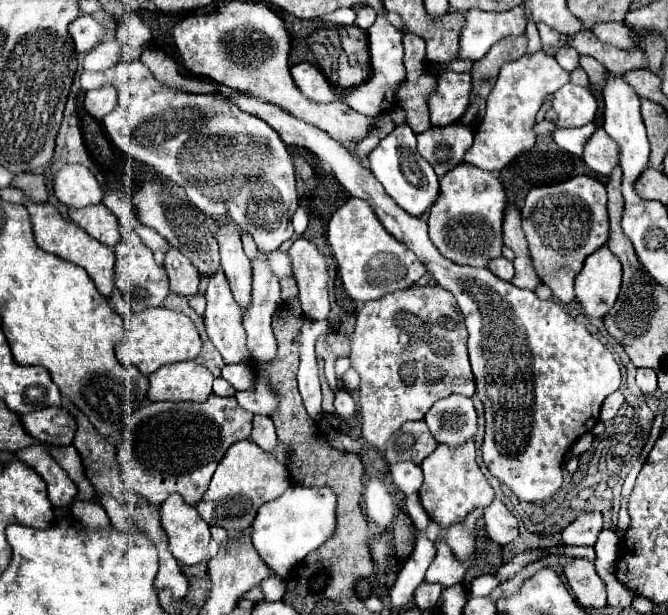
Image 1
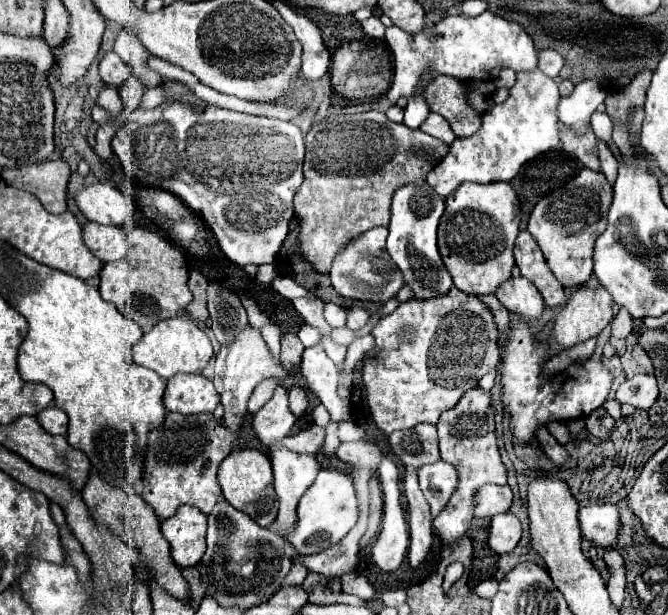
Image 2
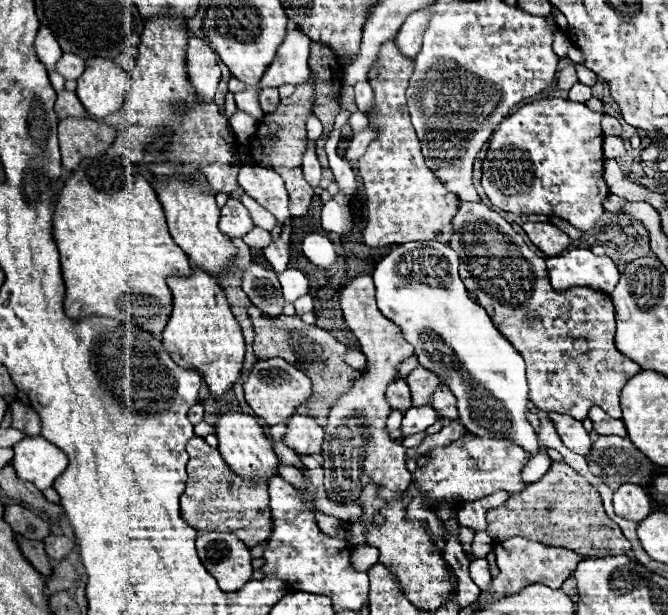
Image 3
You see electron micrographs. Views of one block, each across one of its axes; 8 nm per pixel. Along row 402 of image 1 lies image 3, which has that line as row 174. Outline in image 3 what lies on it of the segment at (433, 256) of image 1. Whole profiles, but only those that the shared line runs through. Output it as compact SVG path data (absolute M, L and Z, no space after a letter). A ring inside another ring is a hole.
M544 98L518 108L506 116L498 130L492 134L490 148L482 160L482 188L490 202L500 210L514 214L548 214L568 220L578 230L590 230L594 222L604 214L602 202L610 190L602 178L604 154L602 154L602 112L592 112L584 104L564 98Z

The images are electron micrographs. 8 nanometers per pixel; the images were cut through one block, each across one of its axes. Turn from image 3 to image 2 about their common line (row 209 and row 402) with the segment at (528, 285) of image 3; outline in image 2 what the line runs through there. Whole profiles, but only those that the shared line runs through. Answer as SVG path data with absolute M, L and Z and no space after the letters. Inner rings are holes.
M472 388L466 392L460 402L440 416L438 422L440 436L440 458L458 468L458 488L450 498L450 504L434 518L434 534L442 540L442 544L458 544L470 522L474 520L474 500L484 484L506 484L506 468L500 462L496 434L494 434L494 410L490 408L490 392L480 392Z

